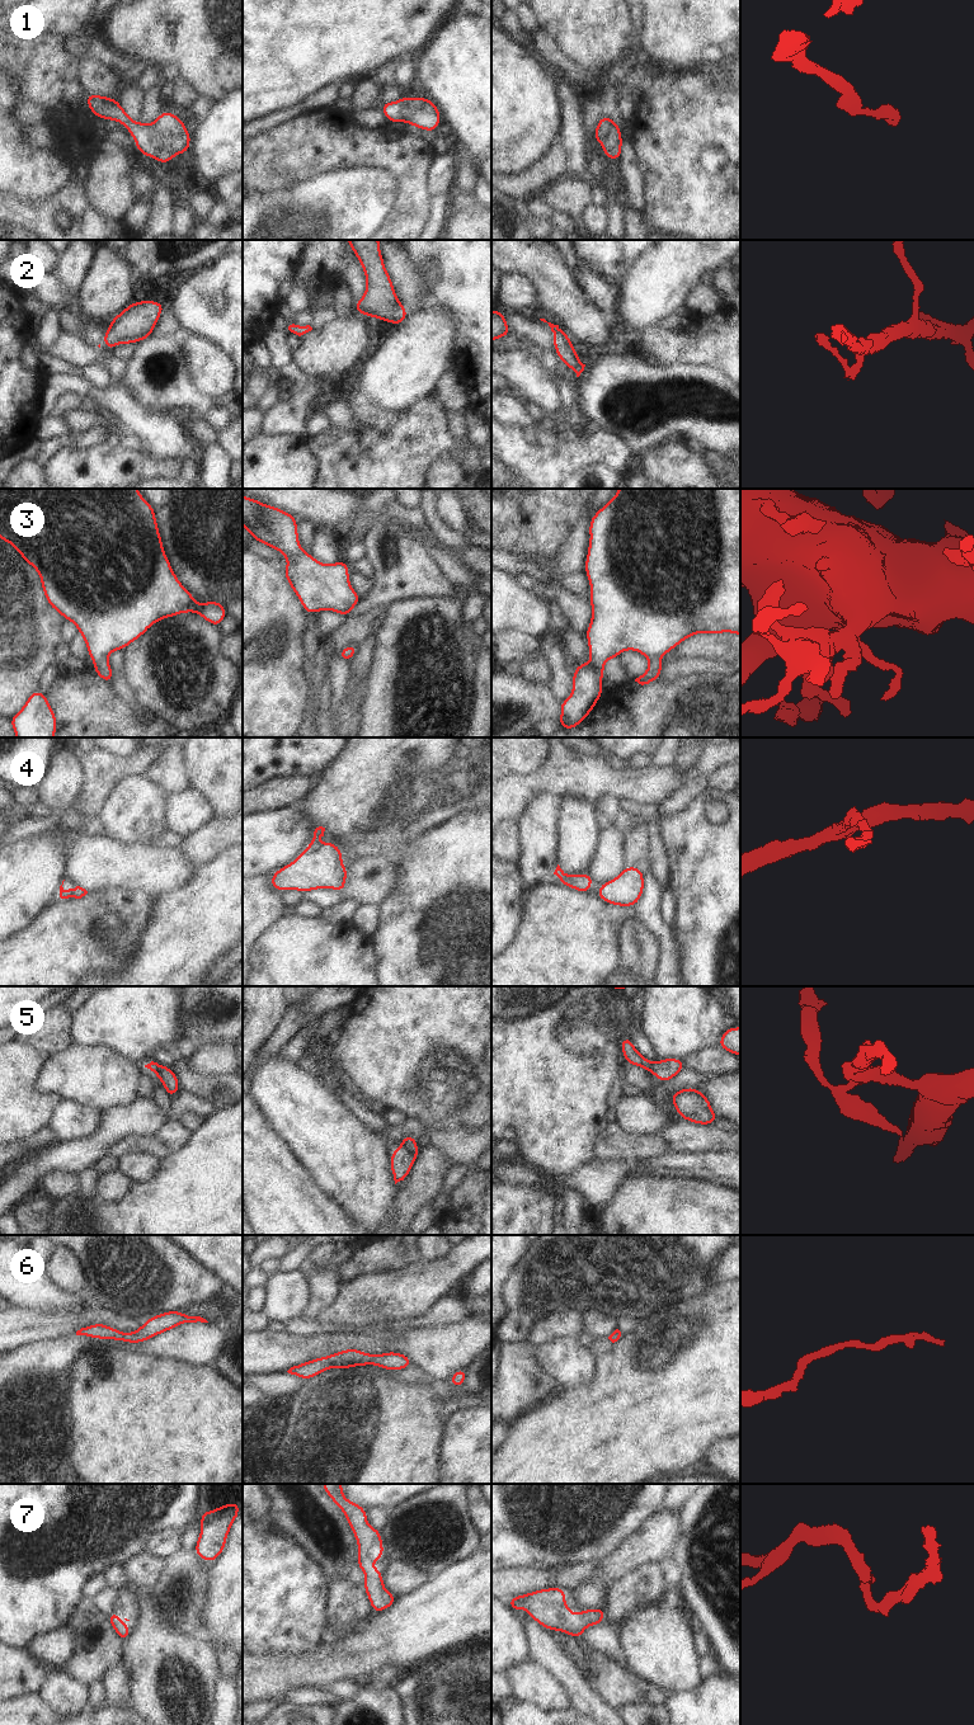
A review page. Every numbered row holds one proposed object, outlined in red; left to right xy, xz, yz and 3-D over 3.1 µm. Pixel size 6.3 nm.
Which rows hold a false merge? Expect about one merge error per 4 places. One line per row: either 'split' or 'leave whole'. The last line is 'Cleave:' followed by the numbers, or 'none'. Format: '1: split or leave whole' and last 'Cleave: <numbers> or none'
1: leave whole
2: leave whole
3: leave whole
4: split
5: split
6: leave whole
7: leave whole
Cleave: 4, 5

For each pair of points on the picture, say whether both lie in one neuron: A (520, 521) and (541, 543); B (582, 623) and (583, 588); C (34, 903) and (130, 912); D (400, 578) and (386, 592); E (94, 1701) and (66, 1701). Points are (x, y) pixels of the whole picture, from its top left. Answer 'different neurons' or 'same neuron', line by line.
A: same neuron
B: different neurons
C: different neurons
D: same neuron
E: different neurons

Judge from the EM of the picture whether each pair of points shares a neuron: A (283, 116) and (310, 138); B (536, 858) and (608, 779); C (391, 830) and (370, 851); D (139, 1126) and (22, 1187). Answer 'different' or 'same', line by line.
A: different
B: different
C: same
D: same

